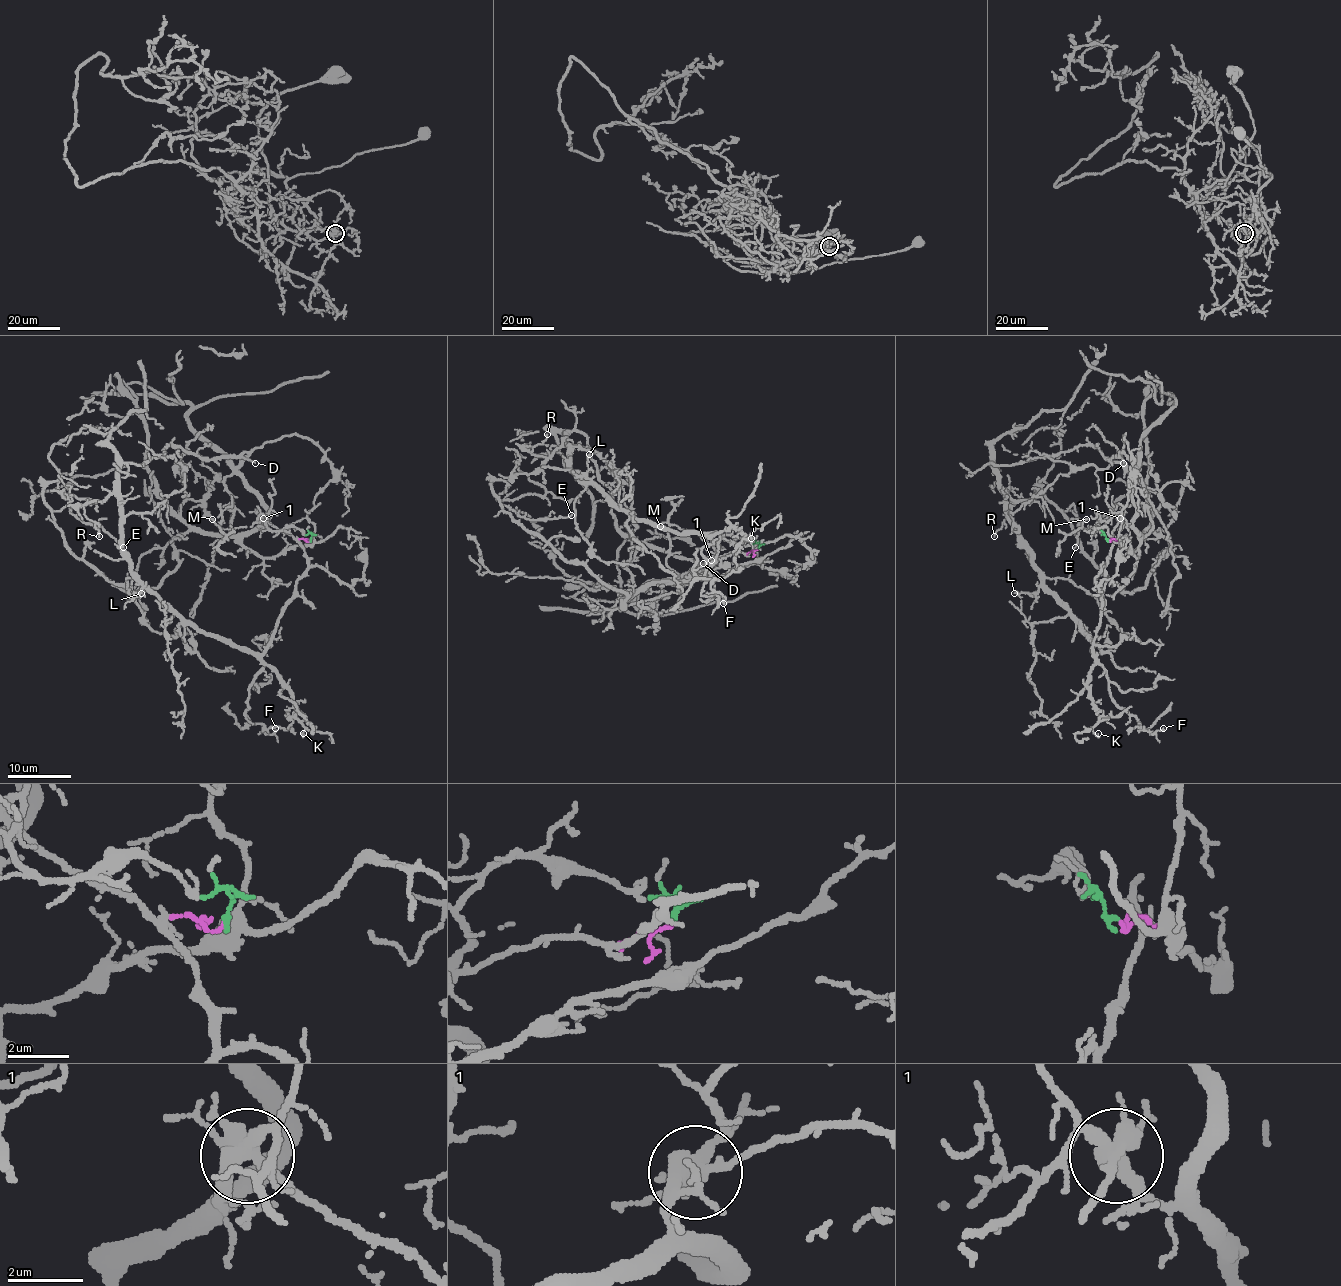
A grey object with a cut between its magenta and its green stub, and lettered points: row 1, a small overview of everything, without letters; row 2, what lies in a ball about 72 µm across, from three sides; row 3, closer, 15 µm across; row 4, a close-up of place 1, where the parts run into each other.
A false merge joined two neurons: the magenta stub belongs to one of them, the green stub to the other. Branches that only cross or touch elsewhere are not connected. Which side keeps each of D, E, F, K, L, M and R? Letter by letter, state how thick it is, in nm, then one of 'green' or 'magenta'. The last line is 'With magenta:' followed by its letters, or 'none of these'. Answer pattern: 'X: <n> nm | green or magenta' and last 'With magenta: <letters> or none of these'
D: 110 nm | magenta
E: 120 nm | green
F: 140 nm | magenta
K: 120 nm | magenta
L: 150 nm | magenta
M: 140 nm | green
R: 110 nm | magenta
With magenta: D, F, K, L, R

